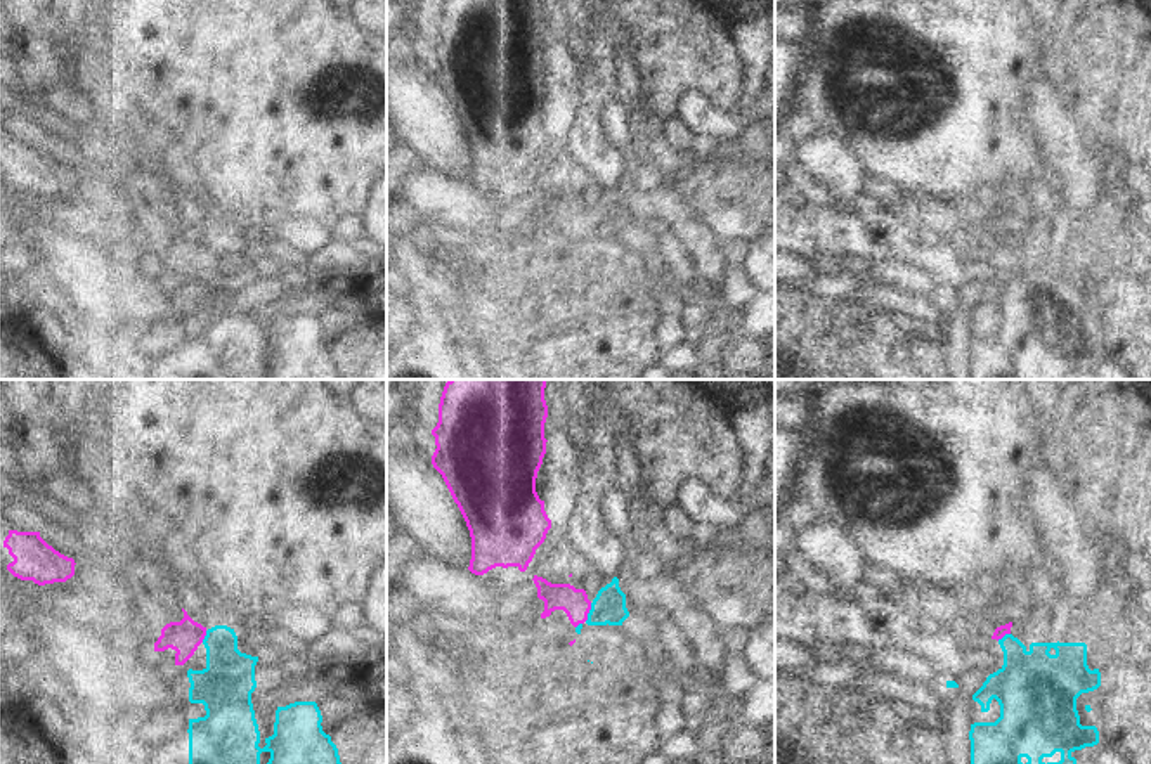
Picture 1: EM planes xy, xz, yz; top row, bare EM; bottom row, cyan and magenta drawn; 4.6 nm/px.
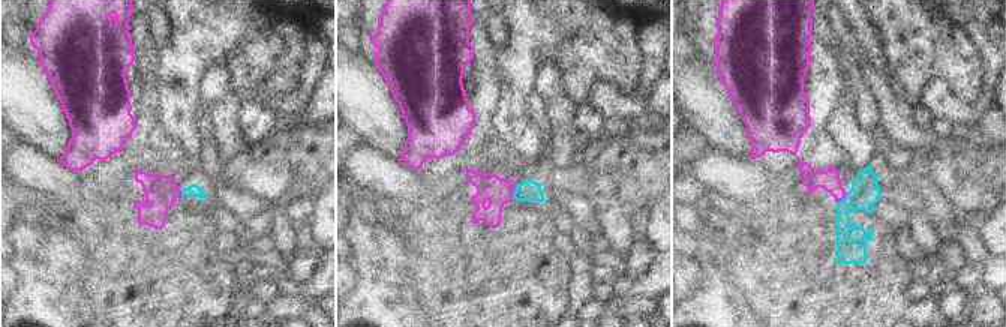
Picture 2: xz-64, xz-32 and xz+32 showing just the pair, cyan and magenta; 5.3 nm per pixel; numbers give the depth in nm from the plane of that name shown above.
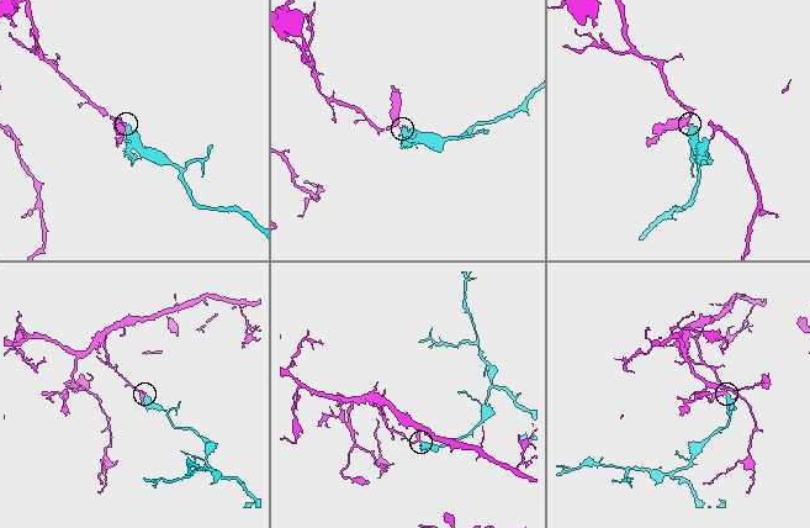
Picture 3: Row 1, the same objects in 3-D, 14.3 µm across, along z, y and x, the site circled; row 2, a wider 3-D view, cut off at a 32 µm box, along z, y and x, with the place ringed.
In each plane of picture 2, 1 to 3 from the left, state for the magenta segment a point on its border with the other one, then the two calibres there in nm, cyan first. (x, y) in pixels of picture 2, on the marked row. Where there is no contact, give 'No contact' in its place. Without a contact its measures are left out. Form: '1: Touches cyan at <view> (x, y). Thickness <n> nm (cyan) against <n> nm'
1: No contact
2: Touches cyan at xz-32 (514, 192). Thickness 110 nm (cyan) against 150 nm
3: Touches cyan at xz+32 (844, 198). Thickness 160 nm (cyan) against 120 nm.

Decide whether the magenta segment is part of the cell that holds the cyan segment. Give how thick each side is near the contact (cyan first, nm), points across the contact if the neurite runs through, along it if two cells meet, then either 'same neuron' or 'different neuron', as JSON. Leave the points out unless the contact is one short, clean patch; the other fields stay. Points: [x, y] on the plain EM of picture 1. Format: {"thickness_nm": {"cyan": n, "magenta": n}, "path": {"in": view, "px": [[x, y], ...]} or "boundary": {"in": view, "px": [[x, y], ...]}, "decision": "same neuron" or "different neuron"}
{"thickness_nm": {"cyan": 160, "magenta": 130}, "boundary": {"in": "xz", "px": [[591, 215], [585, 233]]}, "decision": "different neuron"}

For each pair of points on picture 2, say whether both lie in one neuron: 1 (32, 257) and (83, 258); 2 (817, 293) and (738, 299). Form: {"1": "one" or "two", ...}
{"1": "two", "2": "two"}

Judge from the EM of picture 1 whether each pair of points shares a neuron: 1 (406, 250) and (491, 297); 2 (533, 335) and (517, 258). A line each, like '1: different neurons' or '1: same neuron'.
1: different neurons
2: same neuron

